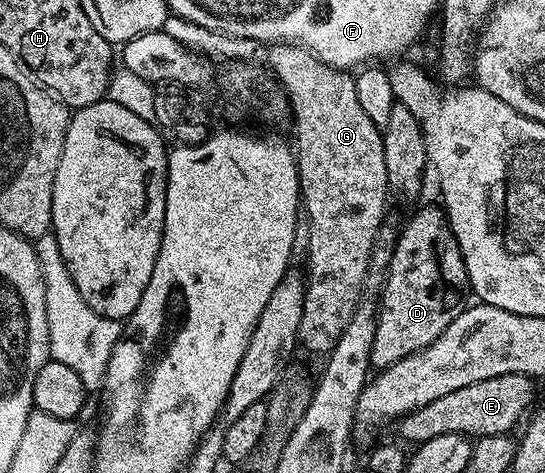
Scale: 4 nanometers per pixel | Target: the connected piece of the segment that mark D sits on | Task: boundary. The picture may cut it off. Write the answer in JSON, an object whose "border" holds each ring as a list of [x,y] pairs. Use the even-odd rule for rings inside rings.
{"border":[[[440,205],[419,207],[405,227],[400,227],[389,269],[385,271],[385,282],[381,286],[377,302],[377,327],[369,353],[370,363],[377,368],[393,366],[409,354],[418,354],[420,350],[427,348],[445,331],[447,324],[455,320],[455,316],[465,311],[465,294],[467,298],[469,293],[465,261],[455,236],[449,231],[444,209]]]}

